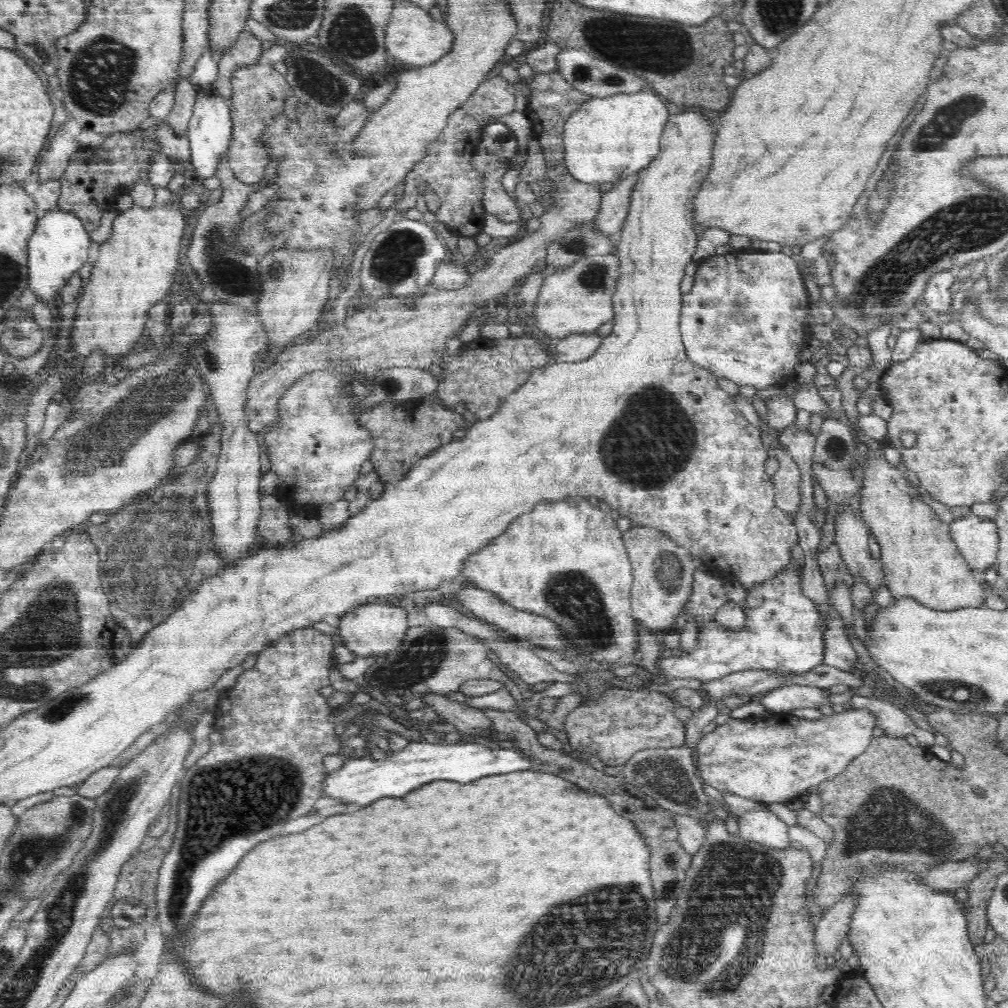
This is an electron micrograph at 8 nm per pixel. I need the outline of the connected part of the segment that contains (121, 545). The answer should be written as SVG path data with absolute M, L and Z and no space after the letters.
M214 418L205 433L188 438L194 442L194 458L186 466L156 488L139 494L134 502L126 502L105 522L87 528L97 546L102 584L112 591L108 596L112 616L130 632L133 648L146 633L176 612L201 582L220 573L222 562L205 542L210 532L207 483L218 470L223 428Z

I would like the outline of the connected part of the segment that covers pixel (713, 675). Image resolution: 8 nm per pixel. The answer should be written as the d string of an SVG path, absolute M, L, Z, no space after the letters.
M790 566L776 572L769 579L755 584L748 592L744 612L746 612L746 624L742 630L734 632L732 629L722 628L718 624L706 624L700 634L697 634L698 646L692 652L686 652L680 656L663 656L658 661L658 670L664 672L668 679L696 678L700 682L720 680L728 674L744 672L744 670L771 670L779 674L804 674L810 669L820 666L824 662L824 630L826 619L820 615L819 607L808 596L802 596L802 574L800 566Z

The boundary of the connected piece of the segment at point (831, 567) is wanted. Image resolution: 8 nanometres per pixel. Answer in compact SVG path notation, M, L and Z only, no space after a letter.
M830 544L822 552L818 552L818 566L825 582L825 587L830 590L838 582L844 582L852 588L854 576L848 572L847 564L844 564L840 549L836 544Z

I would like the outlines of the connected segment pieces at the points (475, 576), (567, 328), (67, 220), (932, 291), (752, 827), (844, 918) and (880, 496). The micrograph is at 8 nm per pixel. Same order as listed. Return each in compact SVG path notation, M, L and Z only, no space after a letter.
M566 498L556 502L542 502L534 506L529 513L522 514L506 530L494 537L485 547L475 551L474 554L468 555L463 562L460 570L460 576L464 584L477 586L479 589L494 593L499 600L518 610L530 611L534 614L545 615L546 618L553 619L558 626L580 647L580 654L587 656L590 660L596 660L599 663L615 664L620 658L631 656L636 653L639 634L634 627L634 617L631 613L631 586L633 583L633 570L629 561L625 542L623 541L623 532L618 529L616 521L610 516L610 512L604 512L596 506L592 506L588 499L583 498Z
M616 253L583 256L573 265L558 269L544 278L537 295L538 302L532 310L536 328L551 339L564 339L570 334L596 333L606 322L614 320L611 295L620 276L619 258Z
M57 208L44 212L38 217L37 229L28 241L27 288L38 296L40 302L54 302L58 290L64 288L69 278L88 262L90 246L92 246L91 233L85 229L75 214Z
M952 272L934 274L930 278L930 282L928 282L928 286L924 288L923 302L925 306L938 314L951 313L951 309L957 306L957 296L950 291L954 282L955 277Z
M769 810L742 814L738 824L745 840L777 850L791 847L789 827Z
M845 893L832 905L815 926L817 956L822 954L830 962L834 953L840 949L840 944L847 934L848 924L852 922L852 912L858 904L854 893Z
M876 444L869 445L867 456L860 490L860 510L864 523L876 538L877 548L881 549L884 580L892 596L910 597L927 608L942 611L985 605L987 593L982 588L984 581L978 579L980 571L970 568L955 545L948 526L940 520L934 509L919 499L906 477L885 460Z

